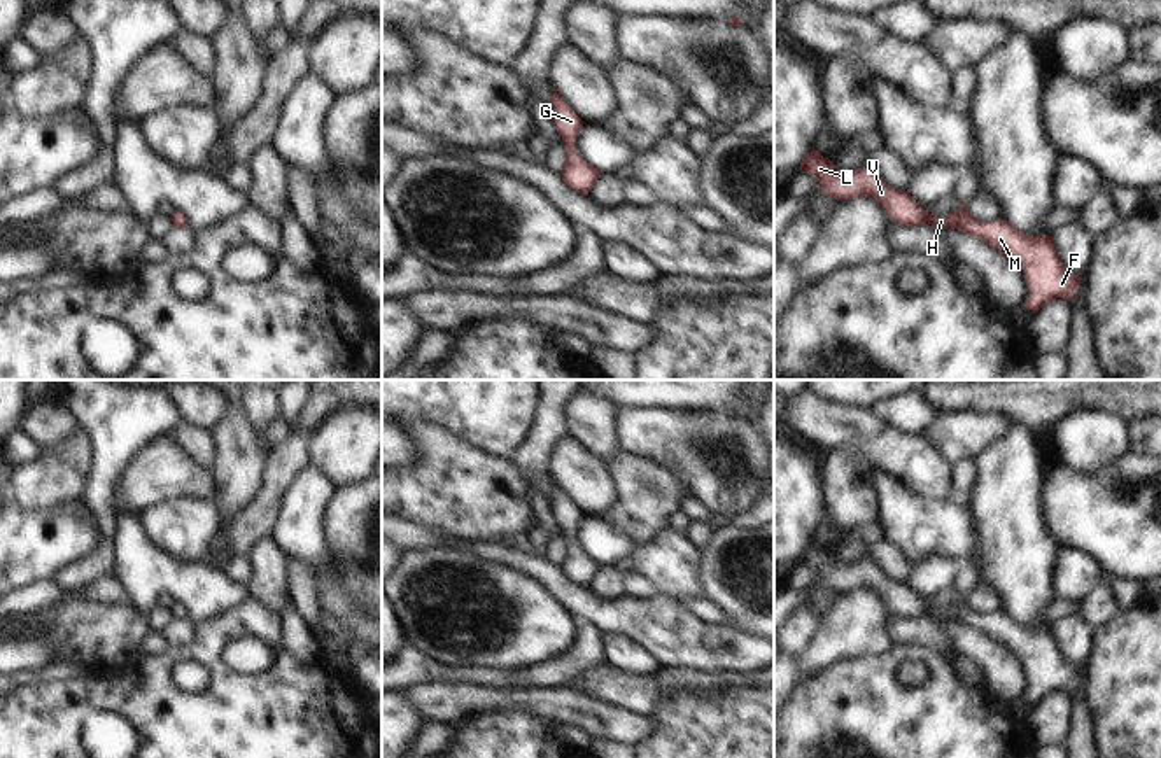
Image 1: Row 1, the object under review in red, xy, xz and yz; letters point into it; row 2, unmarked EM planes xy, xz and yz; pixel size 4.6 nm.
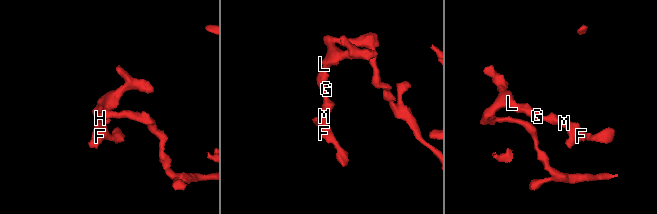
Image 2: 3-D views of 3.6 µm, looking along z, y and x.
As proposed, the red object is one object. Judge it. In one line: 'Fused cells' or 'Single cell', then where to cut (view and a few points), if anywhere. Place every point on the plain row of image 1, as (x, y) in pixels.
Single cell. No split

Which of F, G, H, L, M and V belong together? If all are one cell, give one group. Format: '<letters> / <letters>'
F G H L M V

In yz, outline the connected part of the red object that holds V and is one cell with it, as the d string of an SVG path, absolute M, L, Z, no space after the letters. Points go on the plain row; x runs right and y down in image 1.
M814 541L804 548L800 564L814 569L820 574L820 583L837 593L872 588L895 616L911 620L928 614L935 620L953 620L977 628L1019 656L1028 677L1028 691L1023 698L1031 704L1038 704L1056 690L1070 693L1080 677L1080 669L1061 656L1049 627L1026 627L1003 611L995 614L977 613L967 604L965 597L946 609L926 606L909 583L895 583L874 560L835 560L828 550L820 548Z

